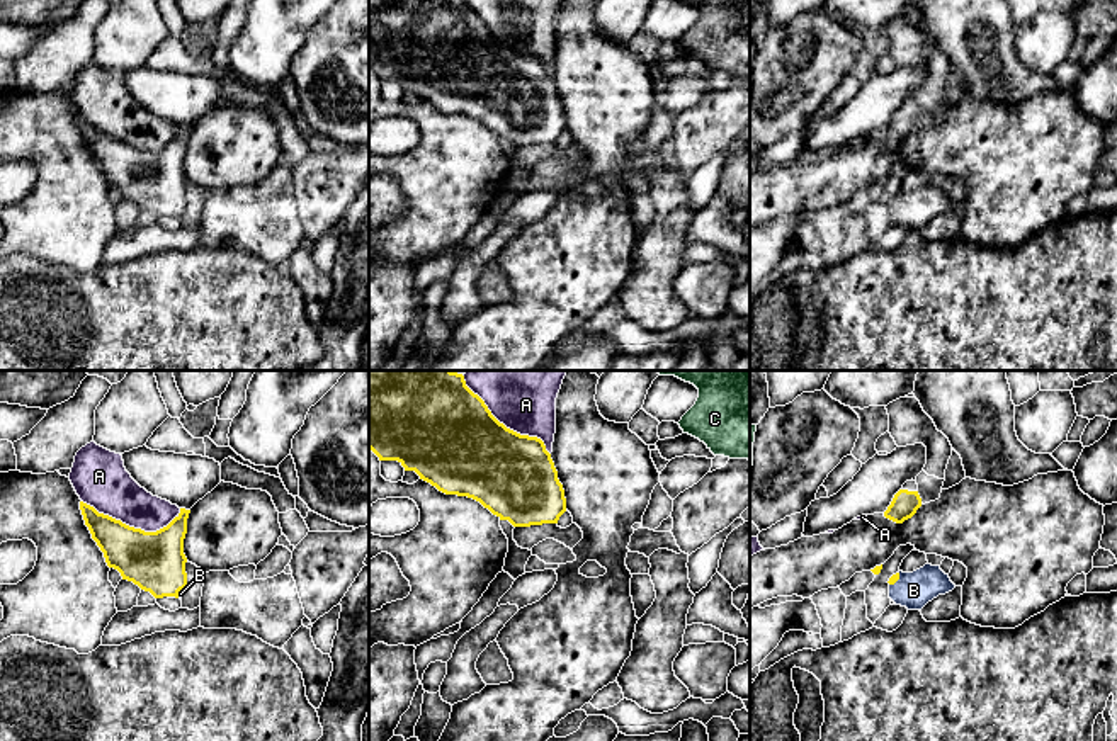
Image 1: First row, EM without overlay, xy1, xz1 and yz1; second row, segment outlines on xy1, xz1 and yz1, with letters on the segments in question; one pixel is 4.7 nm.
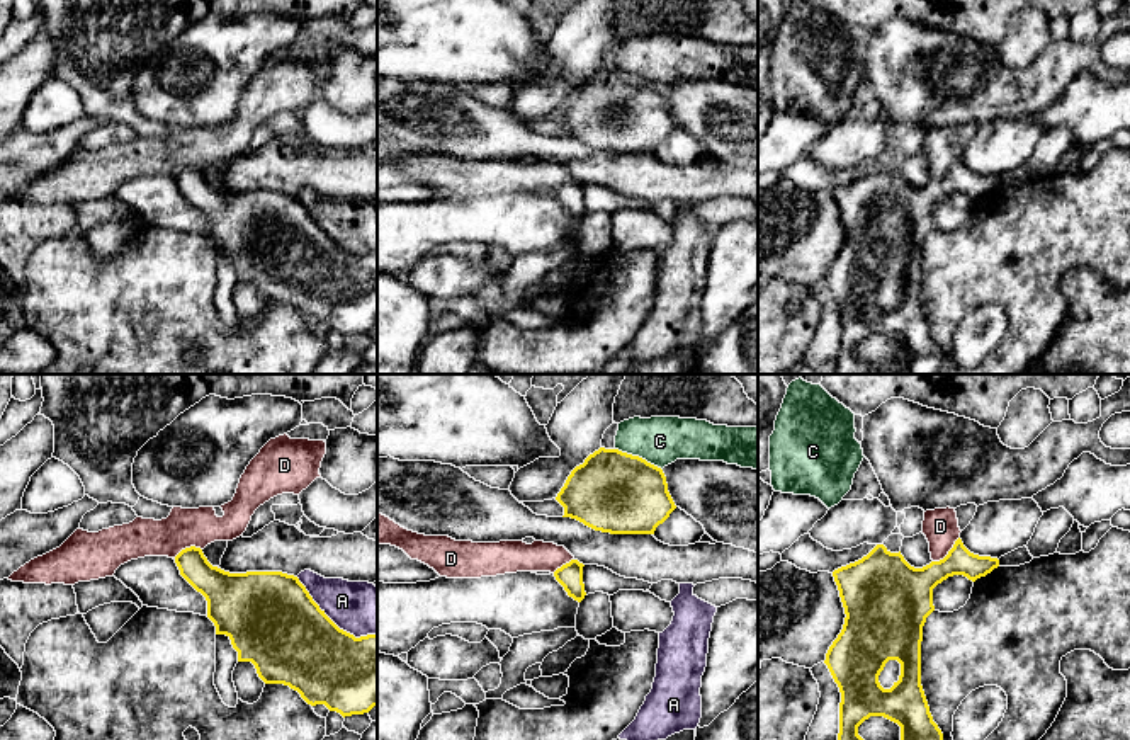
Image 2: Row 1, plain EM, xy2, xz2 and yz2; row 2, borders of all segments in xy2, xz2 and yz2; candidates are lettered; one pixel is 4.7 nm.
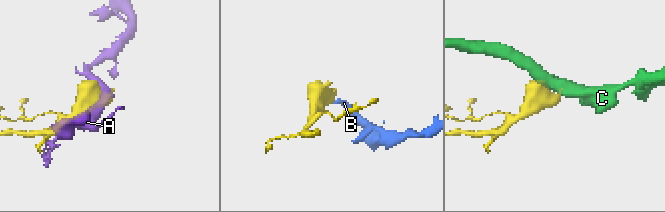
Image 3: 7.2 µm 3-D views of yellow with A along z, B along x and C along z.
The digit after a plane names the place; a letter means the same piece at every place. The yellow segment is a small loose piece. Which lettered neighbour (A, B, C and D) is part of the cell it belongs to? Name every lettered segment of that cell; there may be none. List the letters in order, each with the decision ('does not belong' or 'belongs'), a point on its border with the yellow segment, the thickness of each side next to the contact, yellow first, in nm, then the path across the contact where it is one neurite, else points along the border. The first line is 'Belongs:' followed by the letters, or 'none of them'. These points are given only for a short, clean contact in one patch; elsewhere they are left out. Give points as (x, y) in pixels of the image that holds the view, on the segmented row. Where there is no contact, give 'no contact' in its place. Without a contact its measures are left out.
Belongs: B
A: does not belong | xz1 (502, 424) | 440/400 nm
B: belongs | yz1 (896, 580) | 40/180 nm | across yz1 (893, 578), (896, 580), (905, 588), (913, 590)
C: does not belong | xz2 (638, 456) | 380/220 nm | along xz2 (615, 448), (638, 455), (661, 470)
D: does not belong | yz2 (949, 552) | 200/170 nm | along yz2 (959, 536), (954, 546), (933, 562)

